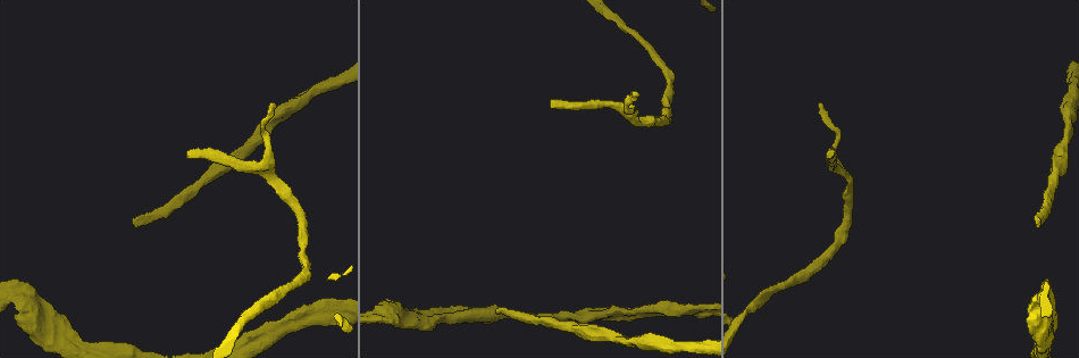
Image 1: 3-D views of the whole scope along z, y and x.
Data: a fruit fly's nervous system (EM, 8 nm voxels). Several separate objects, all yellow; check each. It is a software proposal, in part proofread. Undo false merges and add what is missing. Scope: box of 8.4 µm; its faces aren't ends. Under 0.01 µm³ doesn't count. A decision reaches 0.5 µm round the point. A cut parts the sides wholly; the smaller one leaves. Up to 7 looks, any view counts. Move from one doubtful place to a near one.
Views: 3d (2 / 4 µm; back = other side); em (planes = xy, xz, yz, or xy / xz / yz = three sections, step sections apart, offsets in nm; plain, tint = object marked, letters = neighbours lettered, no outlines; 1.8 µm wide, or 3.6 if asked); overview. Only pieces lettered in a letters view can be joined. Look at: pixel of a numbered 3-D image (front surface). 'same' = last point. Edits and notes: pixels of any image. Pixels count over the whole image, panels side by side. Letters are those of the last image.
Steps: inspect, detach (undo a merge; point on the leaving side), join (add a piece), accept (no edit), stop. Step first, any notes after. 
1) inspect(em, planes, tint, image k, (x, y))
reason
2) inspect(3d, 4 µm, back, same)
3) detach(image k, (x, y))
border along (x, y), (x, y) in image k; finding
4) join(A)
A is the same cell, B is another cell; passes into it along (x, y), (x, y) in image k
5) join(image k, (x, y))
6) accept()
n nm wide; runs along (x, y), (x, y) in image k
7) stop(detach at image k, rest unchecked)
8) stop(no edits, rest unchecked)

inspect(3d, 4 µm, image 1, (34, 320))
a fork

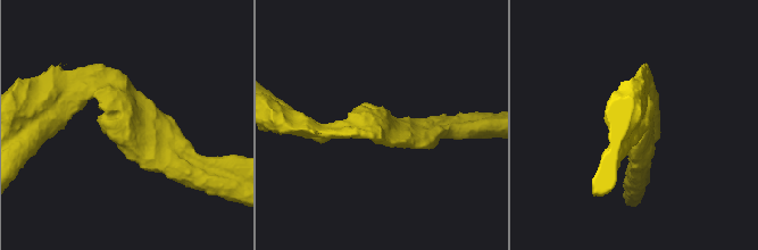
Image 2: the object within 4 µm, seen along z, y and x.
inspect(em, planes, tint, image 2, (125, 122))
need the tissue

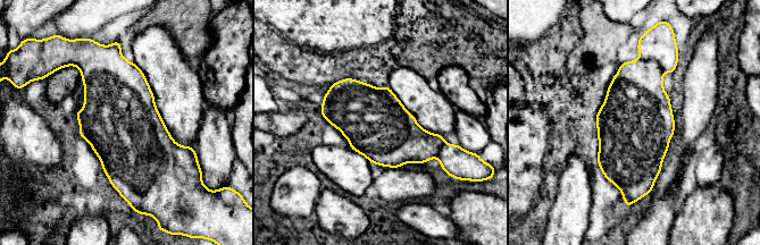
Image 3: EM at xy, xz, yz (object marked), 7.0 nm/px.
inspect(em, planes, letters, same)
see the neighbours

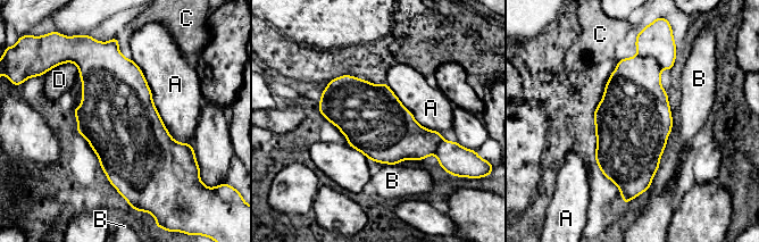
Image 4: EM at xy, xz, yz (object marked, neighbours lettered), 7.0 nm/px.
accept()
A, B, C and D are other cells; continuous, no second neuron

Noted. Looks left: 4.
inspect(em, 3.6 µm, planes, letters, image 1, (1039, 226))
branch stops here

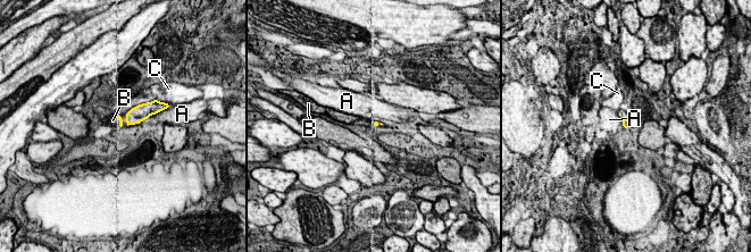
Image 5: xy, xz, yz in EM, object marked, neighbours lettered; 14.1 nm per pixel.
join(B)
B is the same cell, A and C are other cells; the neuron continues

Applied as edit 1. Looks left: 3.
inspect(em, yz, step 8, tint, image 1, (189, 155))
free end

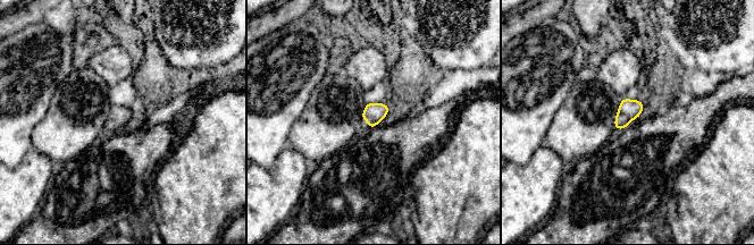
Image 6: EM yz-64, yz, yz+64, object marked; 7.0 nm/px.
inspect(em, xz, step 16, letters, same)

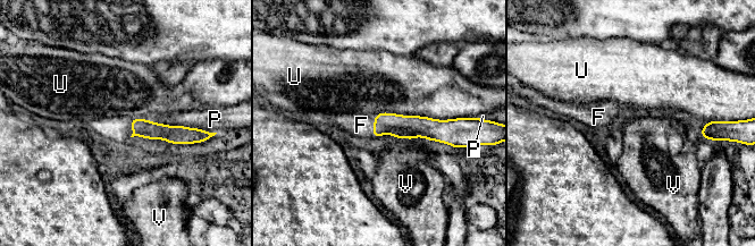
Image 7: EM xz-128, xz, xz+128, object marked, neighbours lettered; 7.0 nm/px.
join(F)
F is the same cell, P, U and V are other cells; passes into it along (399, 126), (374, 125), (361, 125) in image 7; it goes on there

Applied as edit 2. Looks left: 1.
stop(join at image 5, join at image 7, rest unchecked)

